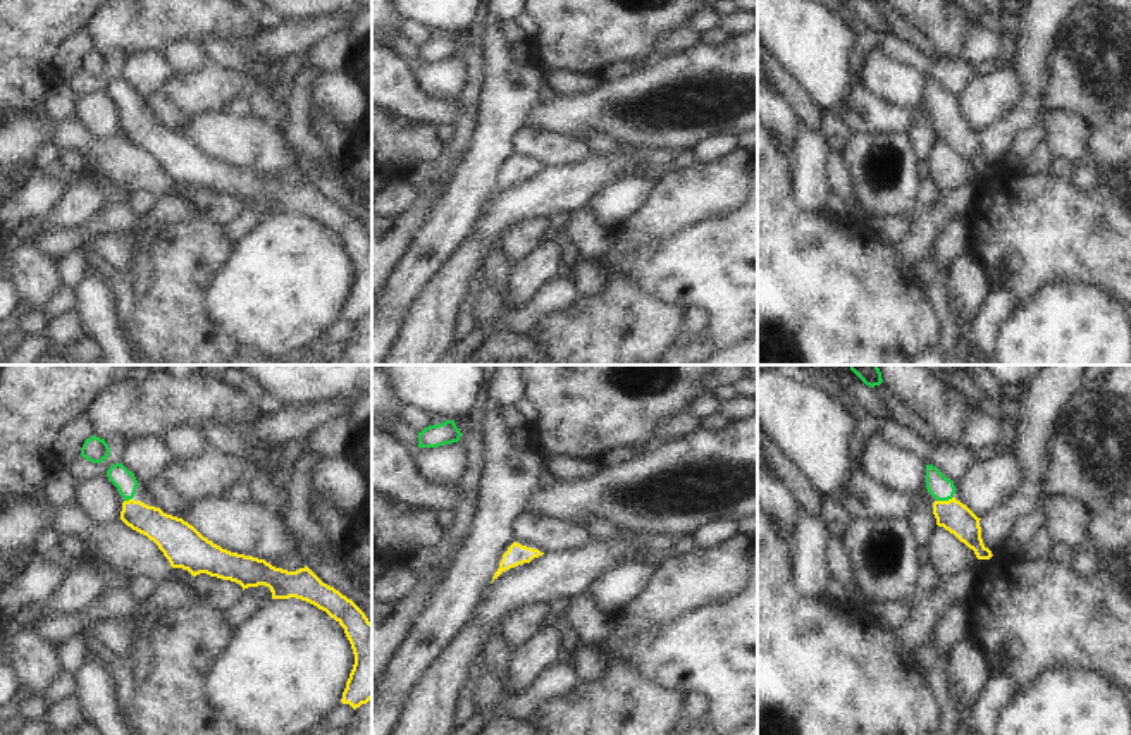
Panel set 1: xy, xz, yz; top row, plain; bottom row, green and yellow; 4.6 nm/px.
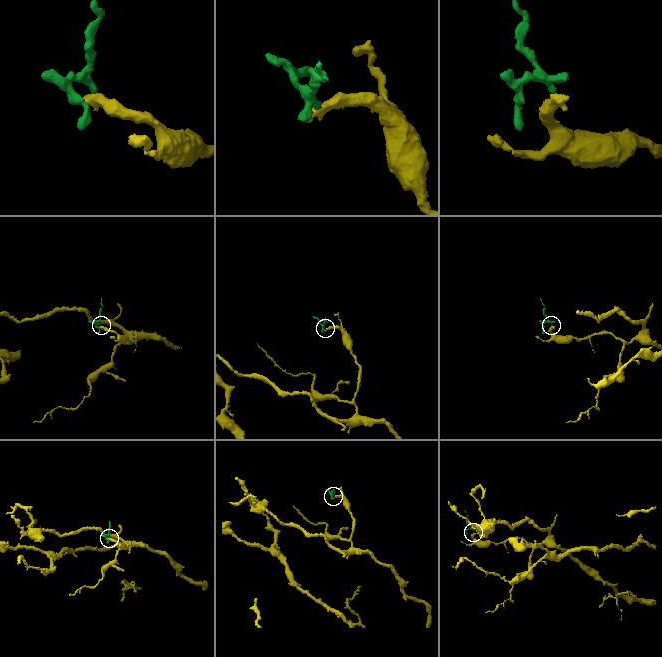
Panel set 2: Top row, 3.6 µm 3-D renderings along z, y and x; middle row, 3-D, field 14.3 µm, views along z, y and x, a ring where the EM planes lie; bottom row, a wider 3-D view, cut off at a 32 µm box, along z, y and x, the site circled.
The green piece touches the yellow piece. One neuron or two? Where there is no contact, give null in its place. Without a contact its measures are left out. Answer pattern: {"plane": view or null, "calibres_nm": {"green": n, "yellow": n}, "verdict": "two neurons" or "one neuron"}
{"plane": "yz", "calibres_nm": {"green": 110, "yellow": 150}, "verdict": "one neuron"}

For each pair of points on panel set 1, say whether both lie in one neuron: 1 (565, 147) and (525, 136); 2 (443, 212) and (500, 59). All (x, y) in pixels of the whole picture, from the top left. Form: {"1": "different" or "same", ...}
{"1": "same", "2": "same"}

